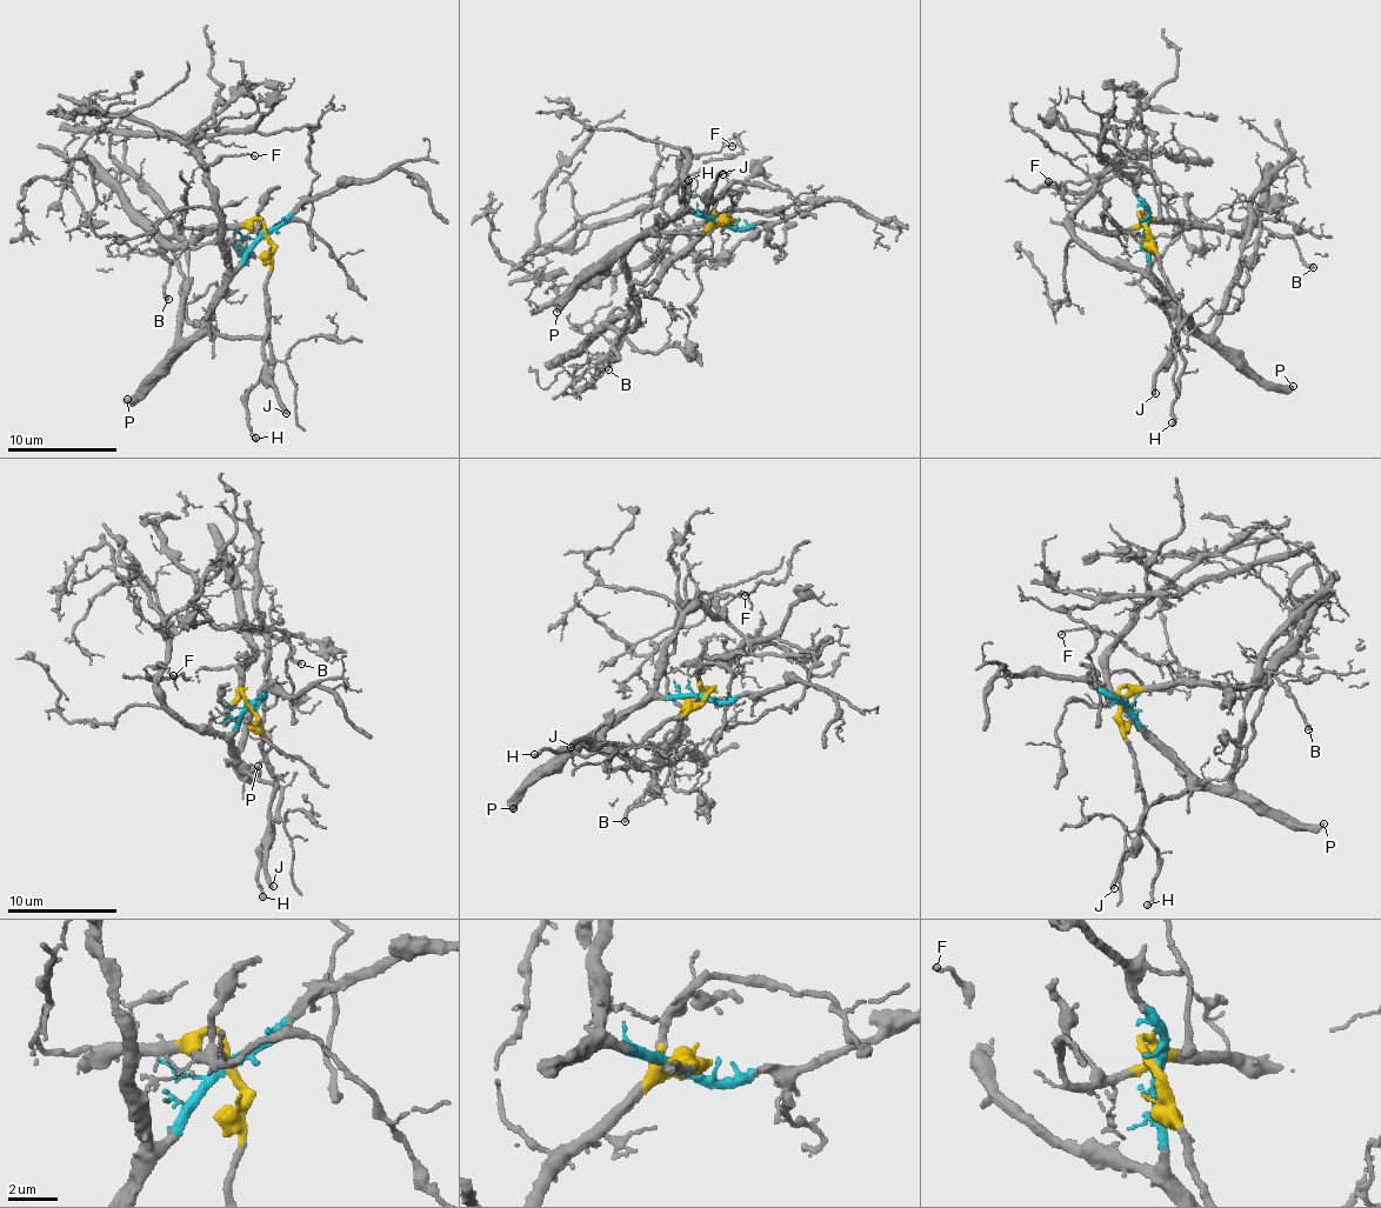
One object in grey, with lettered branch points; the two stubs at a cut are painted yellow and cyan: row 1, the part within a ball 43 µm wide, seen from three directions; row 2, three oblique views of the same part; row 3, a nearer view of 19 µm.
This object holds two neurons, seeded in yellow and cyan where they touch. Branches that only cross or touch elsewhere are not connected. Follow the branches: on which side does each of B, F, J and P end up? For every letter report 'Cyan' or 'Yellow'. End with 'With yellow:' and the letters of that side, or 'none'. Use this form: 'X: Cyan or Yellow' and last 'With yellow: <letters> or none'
B: Yellow
F: Cyan
J: Yellow
P: Cyan
With yellow: B, J

